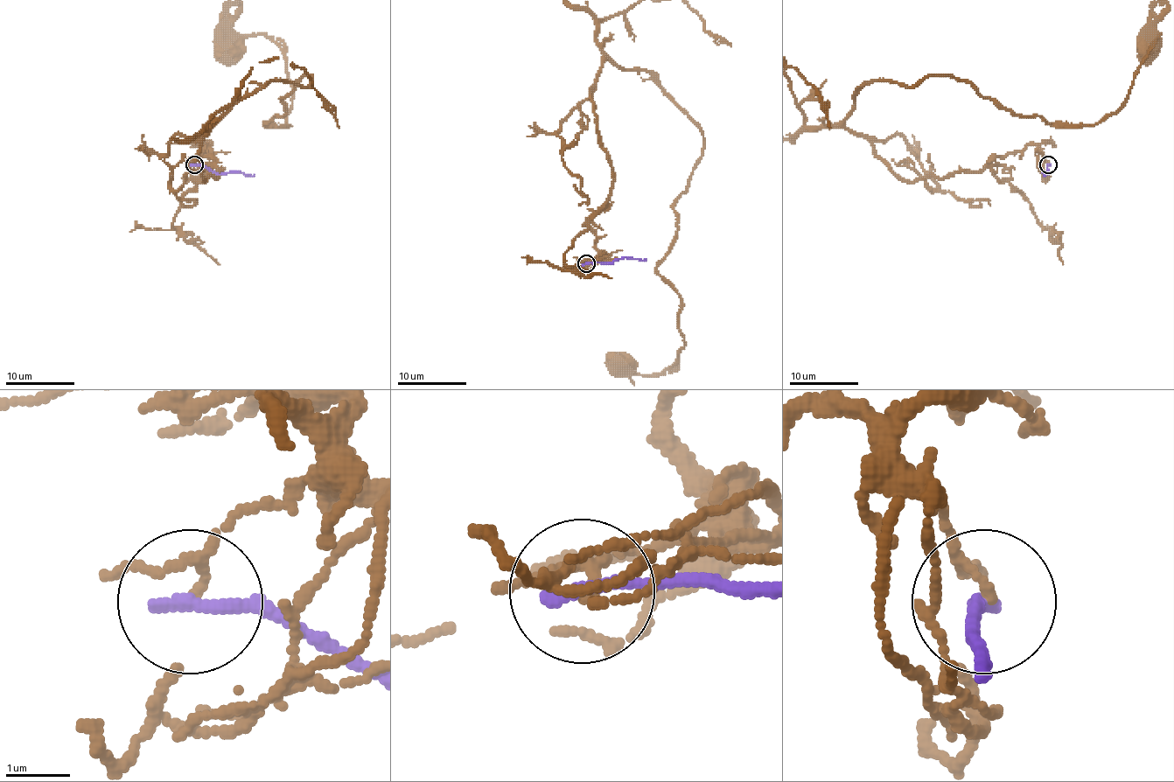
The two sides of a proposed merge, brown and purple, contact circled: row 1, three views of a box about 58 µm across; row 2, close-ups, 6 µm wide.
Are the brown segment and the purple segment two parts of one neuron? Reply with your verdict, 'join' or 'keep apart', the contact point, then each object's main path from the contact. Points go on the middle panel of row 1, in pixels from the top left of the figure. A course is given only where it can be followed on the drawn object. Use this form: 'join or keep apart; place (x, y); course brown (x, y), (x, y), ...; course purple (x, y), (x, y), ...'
keep apart; place (586, 263); course brown (585, 264), (613, 186), (590, 87), (613, 60), (703, 144), (656, 268), (684, 345), (654, 374), (624, 364); course purple (585, 264), (611, 262), (625, 257), (646, 259)

